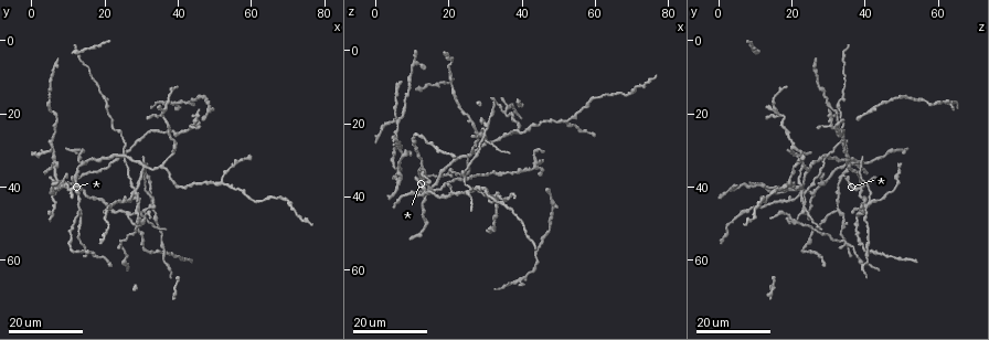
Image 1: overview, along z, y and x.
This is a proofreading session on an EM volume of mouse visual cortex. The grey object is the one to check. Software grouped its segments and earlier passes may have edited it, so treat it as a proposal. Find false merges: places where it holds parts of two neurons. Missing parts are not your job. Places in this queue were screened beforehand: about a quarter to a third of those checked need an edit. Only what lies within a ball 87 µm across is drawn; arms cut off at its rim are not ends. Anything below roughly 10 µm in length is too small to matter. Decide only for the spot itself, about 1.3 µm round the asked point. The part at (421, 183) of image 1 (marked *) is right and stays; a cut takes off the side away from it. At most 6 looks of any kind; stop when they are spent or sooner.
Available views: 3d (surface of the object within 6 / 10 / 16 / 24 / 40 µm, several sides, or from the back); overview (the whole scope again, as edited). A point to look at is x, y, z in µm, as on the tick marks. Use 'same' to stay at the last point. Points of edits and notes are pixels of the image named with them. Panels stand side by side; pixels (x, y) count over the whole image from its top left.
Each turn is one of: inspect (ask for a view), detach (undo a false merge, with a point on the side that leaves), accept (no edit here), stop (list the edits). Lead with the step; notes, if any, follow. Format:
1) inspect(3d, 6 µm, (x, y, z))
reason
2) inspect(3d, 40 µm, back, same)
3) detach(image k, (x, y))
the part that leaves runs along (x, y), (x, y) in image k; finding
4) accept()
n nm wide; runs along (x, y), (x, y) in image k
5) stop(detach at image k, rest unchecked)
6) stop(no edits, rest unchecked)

inspect(3d, 24 µm, (27.5, 42.0, 22.5))
four or more arms meet

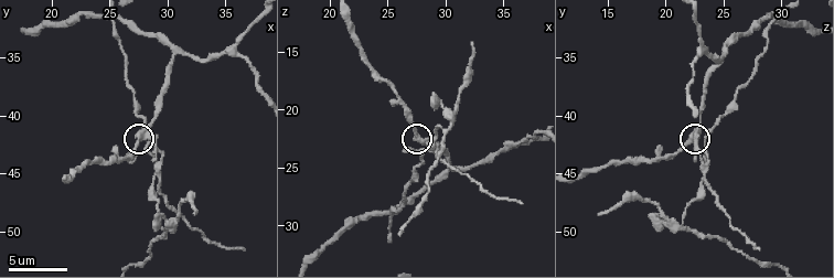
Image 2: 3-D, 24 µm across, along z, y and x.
inspect(3d, 6 µm, (28.0, 41.8, 22.8))
zoom in

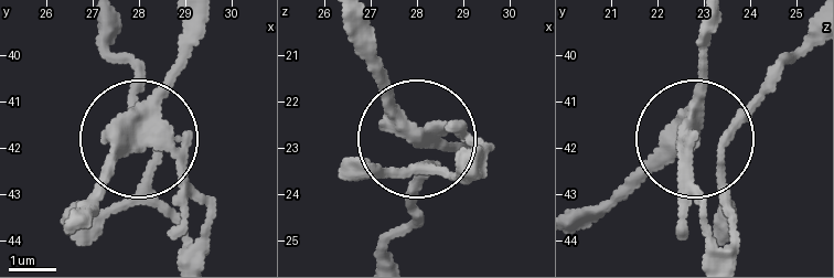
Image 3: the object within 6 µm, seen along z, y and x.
inspect(3d, 6 µm, back, (28.15, 41.85, 22.65))

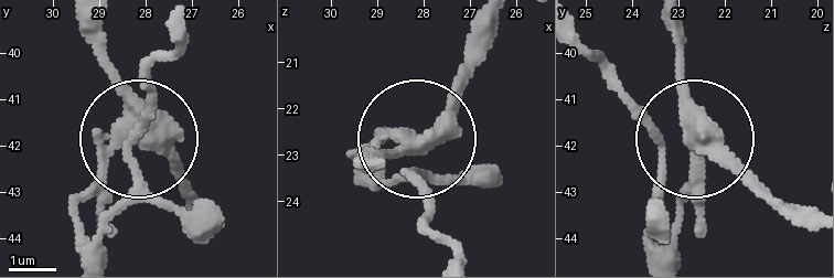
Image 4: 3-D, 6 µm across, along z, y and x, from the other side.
detach(image 4, (76, 231))
two neurons meet here

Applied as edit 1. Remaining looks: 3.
inspect(3d, 16 µm, (25.6, 43.8, 18.6))
sudden change in width

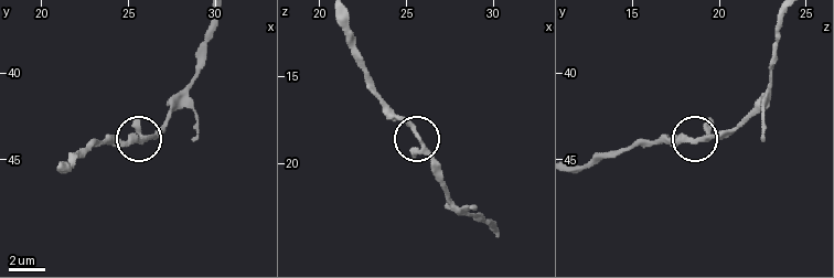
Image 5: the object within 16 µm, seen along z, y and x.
inspect(3d, 6 µm, (25.6, 44.0, 18.4))

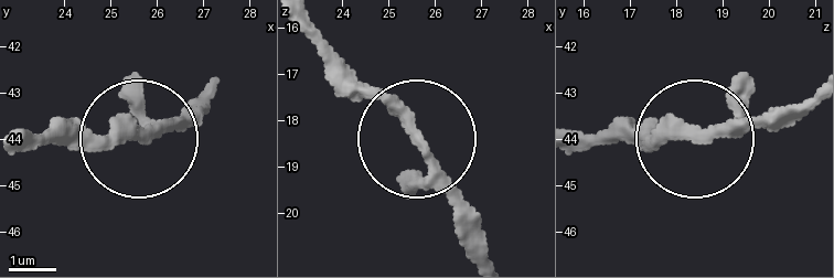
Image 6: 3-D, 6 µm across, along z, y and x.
accept()
runs along (198, 93), (127, 140), (24, 140) in image 6; continuous, no second neuron

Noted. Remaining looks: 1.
stop(detach at image 4, rest unchecked)

